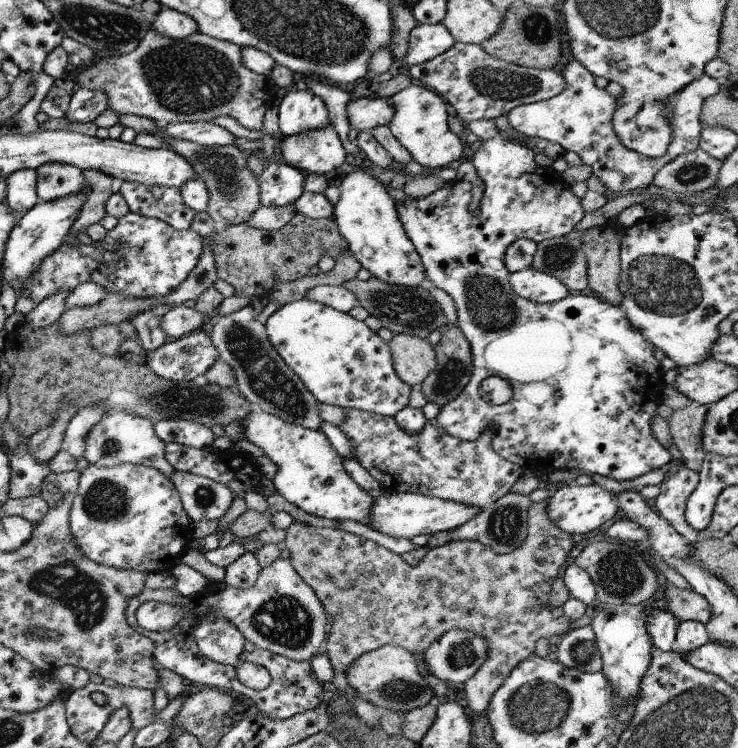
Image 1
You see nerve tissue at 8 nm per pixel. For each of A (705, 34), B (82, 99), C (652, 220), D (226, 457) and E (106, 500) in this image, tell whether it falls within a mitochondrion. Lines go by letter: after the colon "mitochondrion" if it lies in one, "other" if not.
A: other
B: other
C: other
D: other
E: mitochondrion

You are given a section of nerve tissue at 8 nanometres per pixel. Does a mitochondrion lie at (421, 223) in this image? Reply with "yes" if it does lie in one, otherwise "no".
no

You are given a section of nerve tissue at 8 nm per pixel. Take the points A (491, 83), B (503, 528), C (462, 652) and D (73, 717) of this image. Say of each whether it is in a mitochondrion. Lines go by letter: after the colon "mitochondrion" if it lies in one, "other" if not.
A: mitochondrion
B: mitochondrion
C: mitochondrion
D: other

